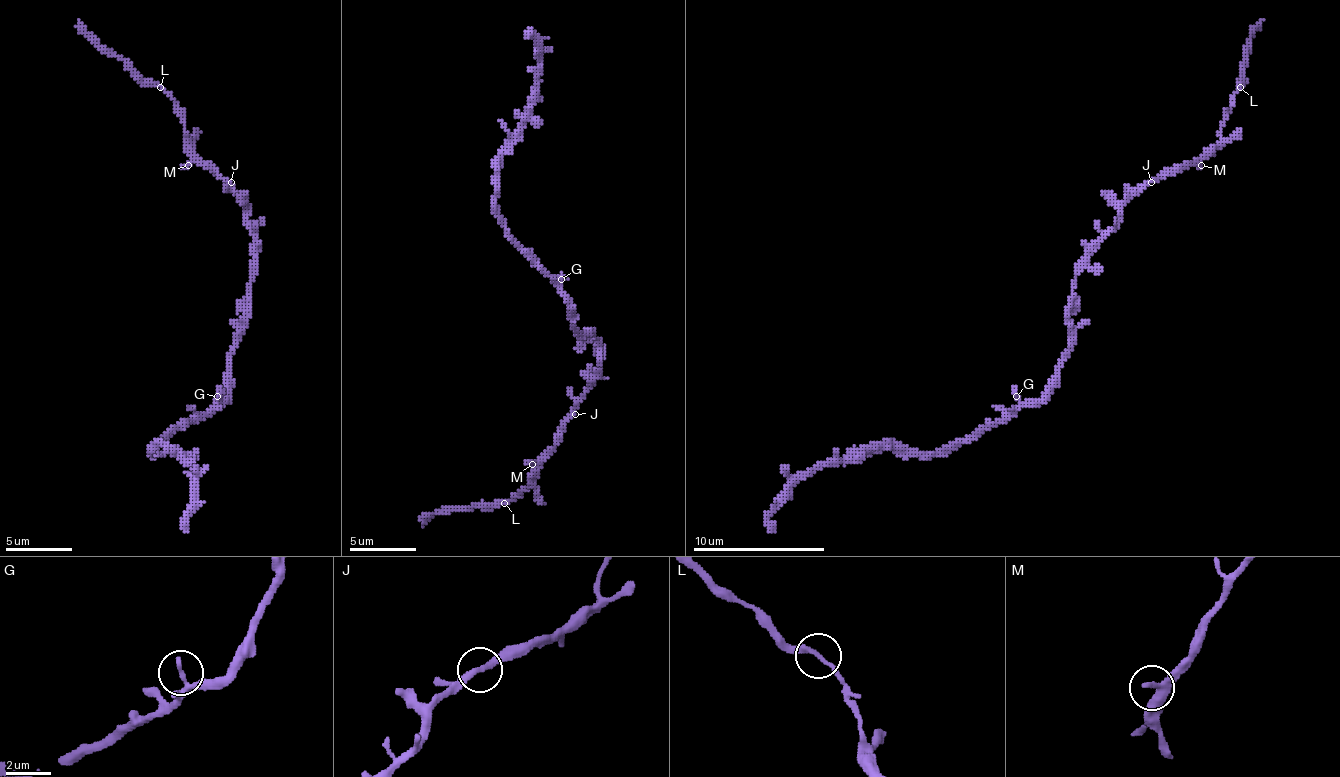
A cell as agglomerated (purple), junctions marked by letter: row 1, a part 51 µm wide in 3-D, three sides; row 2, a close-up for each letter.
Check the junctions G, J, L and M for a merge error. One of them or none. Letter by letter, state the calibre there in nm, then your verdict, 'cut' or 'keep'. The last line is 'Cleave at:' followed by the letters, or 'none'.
G: calibre 240 nm; keep
J: calibre 260 nm; keep
L: calibre 240 nm; keep
M: calibre 260 nm; keep
Cleave at: none

